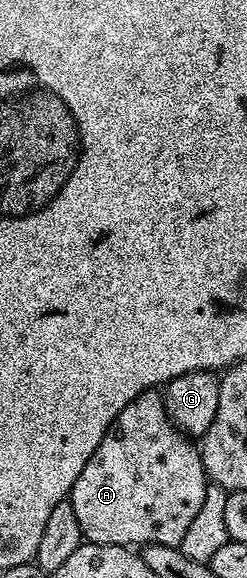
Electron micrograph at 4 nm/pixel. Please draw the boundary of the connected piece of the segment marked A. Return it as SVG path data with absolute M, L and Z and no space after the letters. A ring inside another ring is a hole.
M157 390L145 391L144 394L137 395L131 403L124 405L124 409L120 409L120 413L114 419L113 427L106 432L100 445L96 445L96 453L92 453L92 457L88 457L88 465L84 465L80 477L76 477L68 496L72 508L75 509L76 520L78 520L82 530L83 540L87 543L111 543L117 547L130 547L135 545L134 543L138 543L137 545L155 543L169 547L178 547L182 544L184 529L188 529L188 525L192 525L192 521L196 518L196 513L200 510L200 504L204 501L204 493L208 486L206 466L202 463L199 448L195 444L193 447L190 443L193 442L187 436L174 430L174 422L168 417L163 396Z

